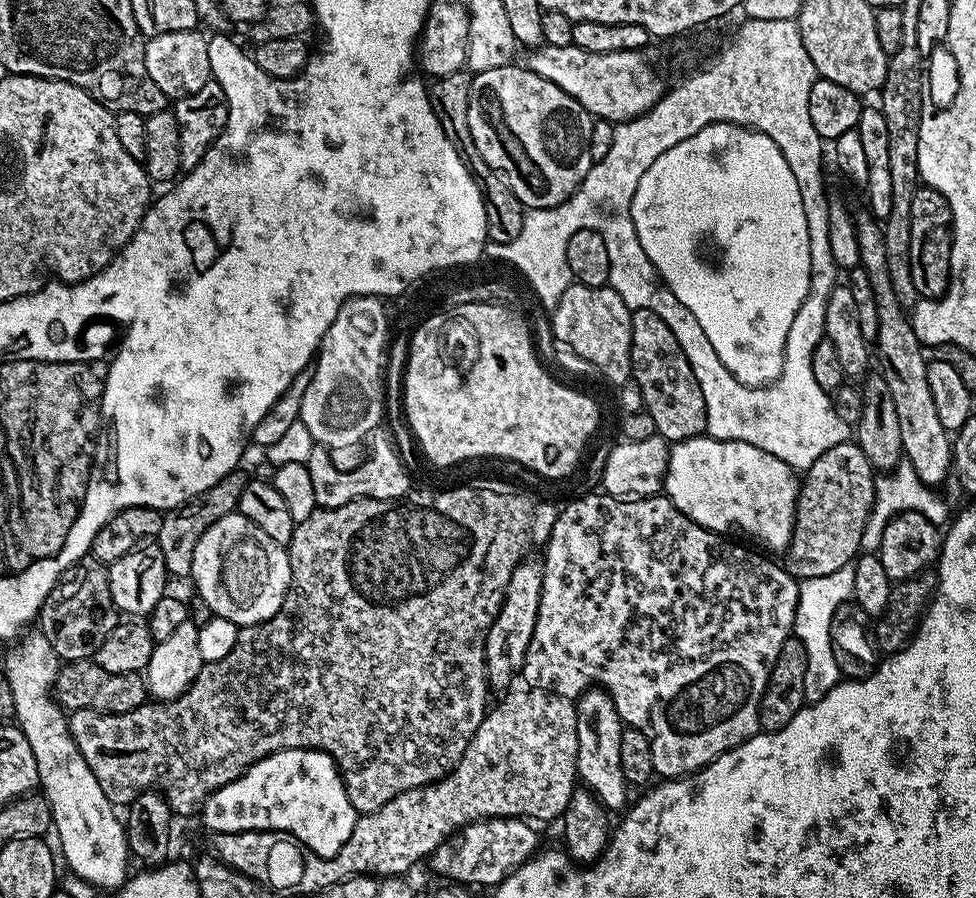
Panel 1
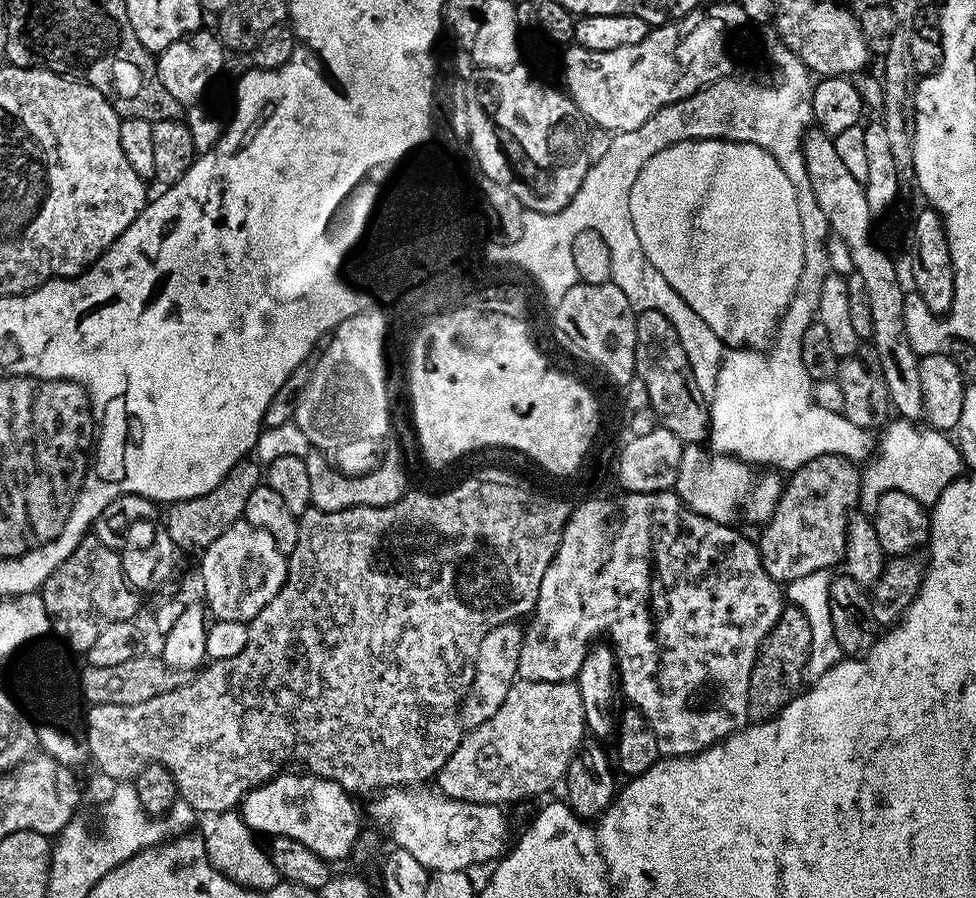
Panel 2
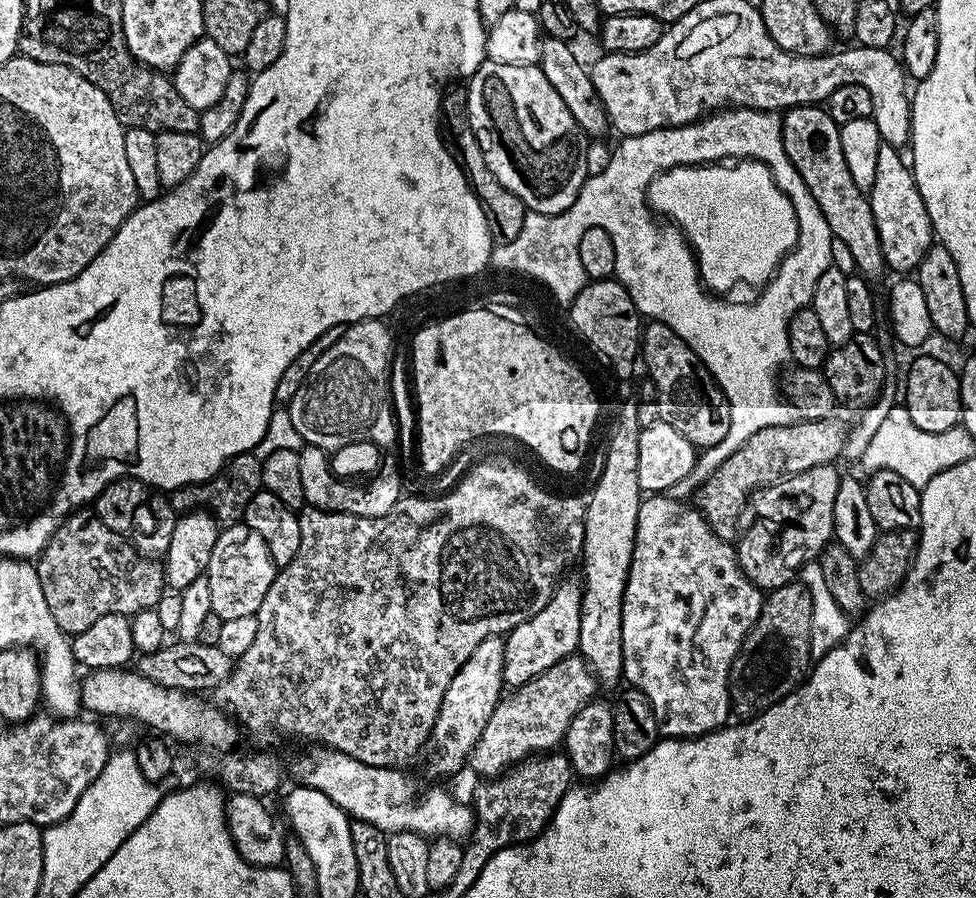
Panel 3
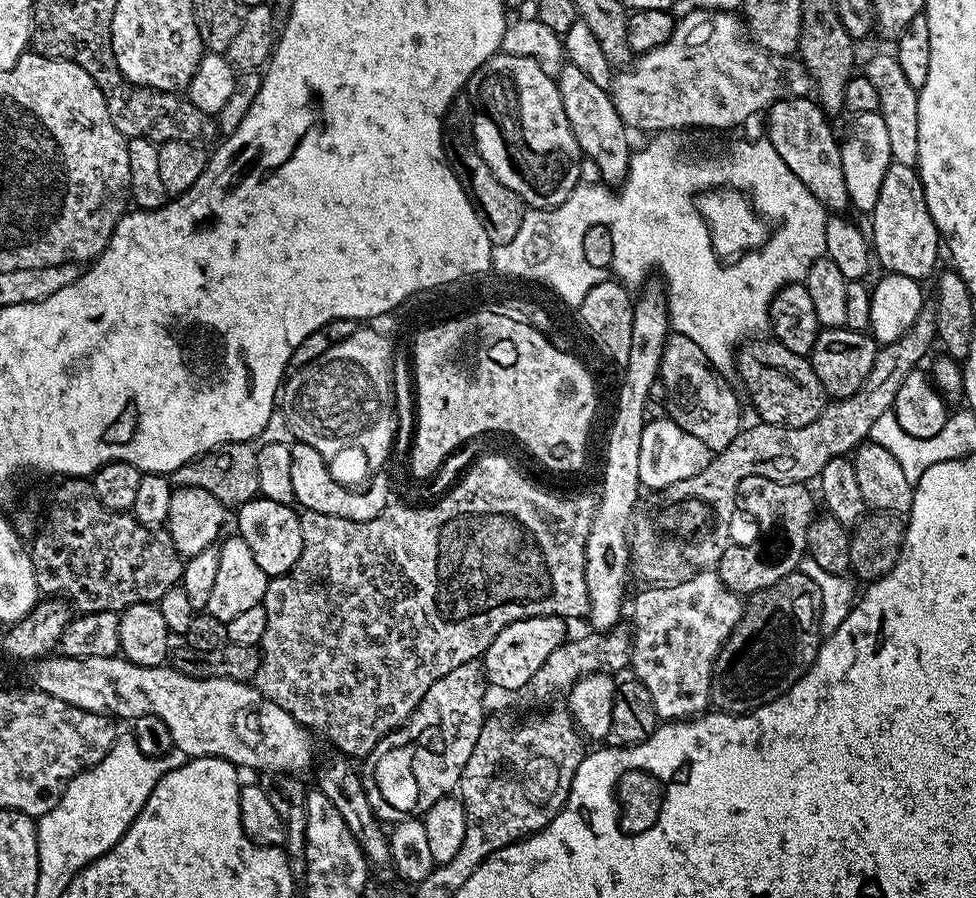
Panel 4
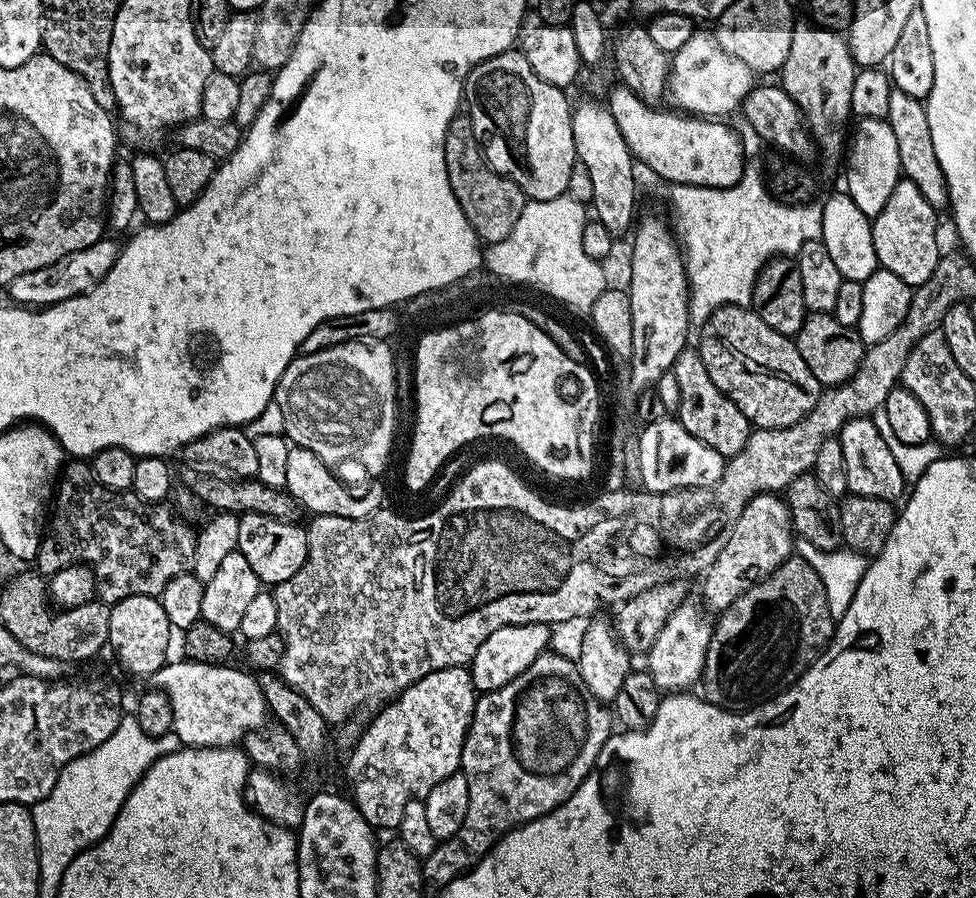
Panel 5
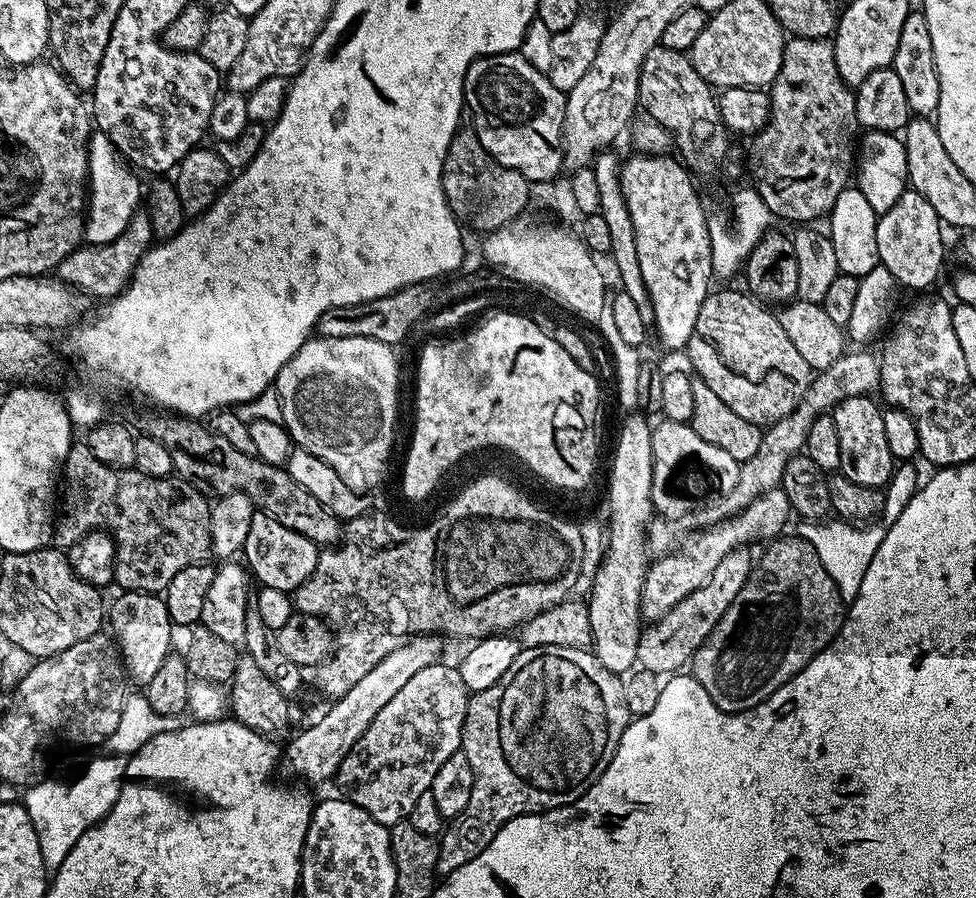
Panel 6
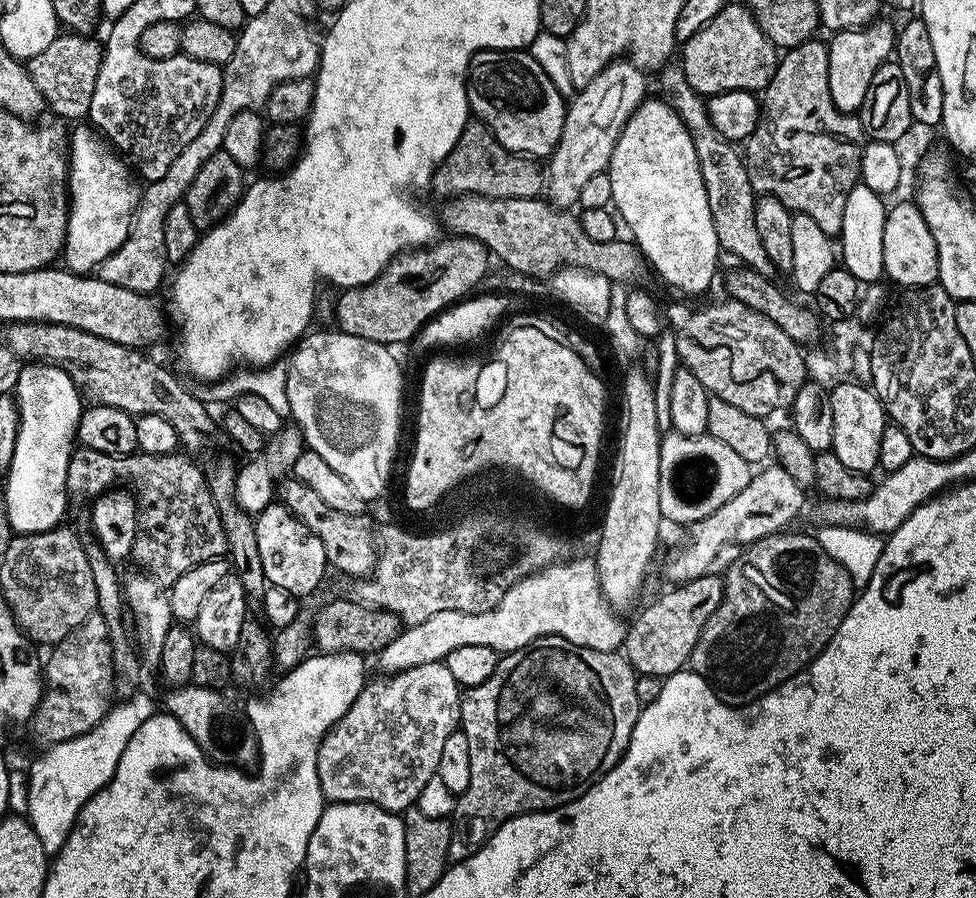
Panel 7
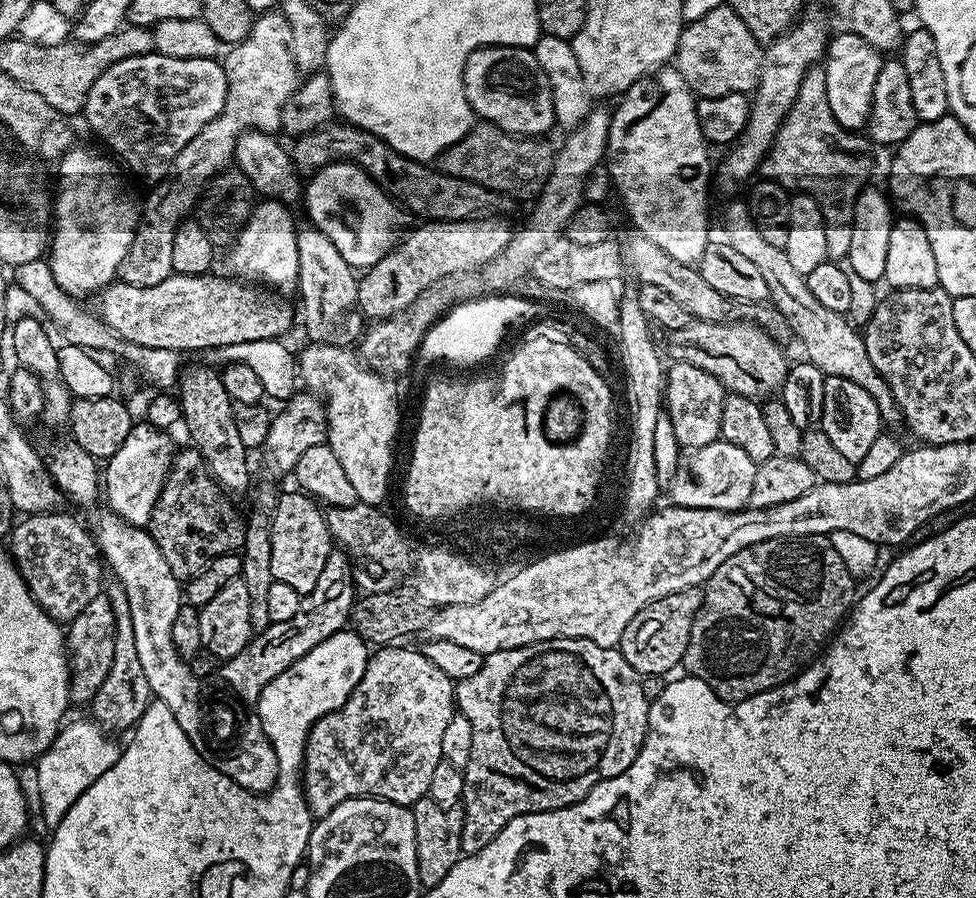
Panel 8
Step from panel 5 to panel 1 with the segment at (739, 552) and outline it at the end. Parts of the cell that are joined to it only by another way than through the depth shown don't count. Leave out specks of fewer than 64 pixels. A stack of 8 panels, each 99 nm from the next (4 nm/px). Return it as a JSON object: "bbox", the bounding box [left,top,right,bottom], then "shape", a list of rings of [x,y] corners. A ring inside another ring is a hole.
{"bbox":[782,442,876,581],"shape":[[[855,442],[826,450],[803,473],[792,537],[782,556],[783,567],[797,581],[834,574],[861,555],[862,532],[875,500],[876,479],[872,463]]]}

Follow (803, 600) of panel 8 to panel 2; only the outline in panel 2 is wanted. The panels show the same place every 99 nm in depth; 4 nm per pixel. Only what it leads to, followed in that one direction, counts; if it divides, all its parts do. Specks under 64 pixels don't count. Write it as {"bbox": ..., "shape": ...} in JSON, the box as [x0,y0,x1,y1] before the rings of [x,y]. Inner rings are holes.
{"bbox":[748,606,812,722],"shape":[[[795,606],[785,607],[776,625],[766,634],[762,646],[756,655],[754,670],[750,674],[750,690],[748,691],[748,719],[752,722],[771,720],[800,695],[806,680],[808,655],[812,649],[810,622],[806,614]]]}

